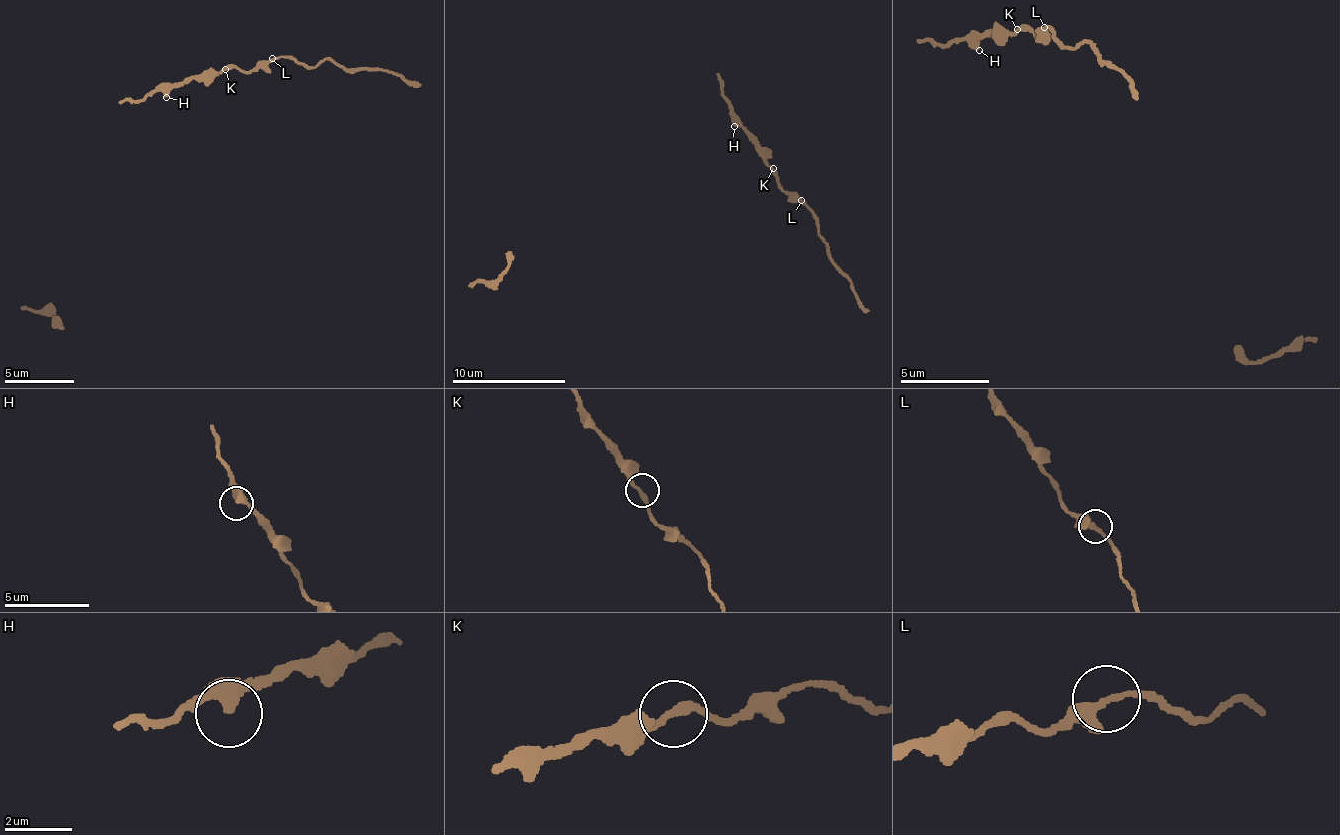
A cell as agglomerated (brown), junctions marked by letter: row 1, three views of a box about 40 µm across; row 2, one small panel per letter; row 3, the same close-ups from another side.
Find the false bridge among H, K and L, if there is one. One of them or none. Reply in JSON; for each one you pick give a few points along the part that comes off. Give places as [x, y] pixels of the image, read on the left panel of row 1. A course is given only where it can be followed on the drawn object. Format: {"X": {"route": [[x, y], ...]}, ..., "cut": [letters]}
{"cut": []}

